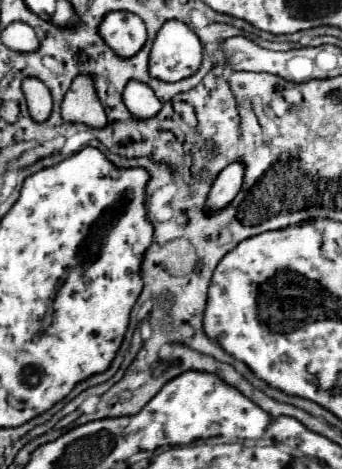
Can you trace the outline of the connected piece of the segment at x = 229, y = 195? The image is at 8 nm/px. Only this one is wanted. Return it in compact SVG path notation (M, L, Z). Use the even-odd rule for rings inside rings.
M233 161L217 175L217 179L211 187L211 193L207 197L209 211L223 209L225 205L229 205L233 201L233 197L239 193L241 185L243 185L243 173L245 173L243 161Z

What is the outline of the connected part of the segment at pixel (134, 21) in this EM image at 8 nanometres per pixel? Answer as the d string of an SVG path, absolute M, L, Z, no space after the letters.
M111 11L99 23L99 35L121 57L133 57L145 43L145 23L129 11Z

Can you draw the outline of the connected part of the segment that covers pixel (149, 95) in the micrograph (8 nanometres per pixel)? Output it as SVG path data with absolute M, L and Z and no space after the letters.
M131 79L131 83L127 83L127 87L123 91L123 101L125 101L127 109L133 113L133 117L137 117L137 119L149 119L149 117L157 115L161 109L161 101L155 97L151 87L147 87L147 83L139 83L135 79Z

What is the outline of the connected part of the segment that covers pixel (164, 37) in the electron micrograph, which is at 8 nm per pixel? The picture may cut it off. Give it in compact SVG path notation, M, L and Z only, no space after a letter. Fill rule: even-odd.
M167 21L153 43L149 73L161 81L179 81L191 77L201 65L203 45L185 23Z

